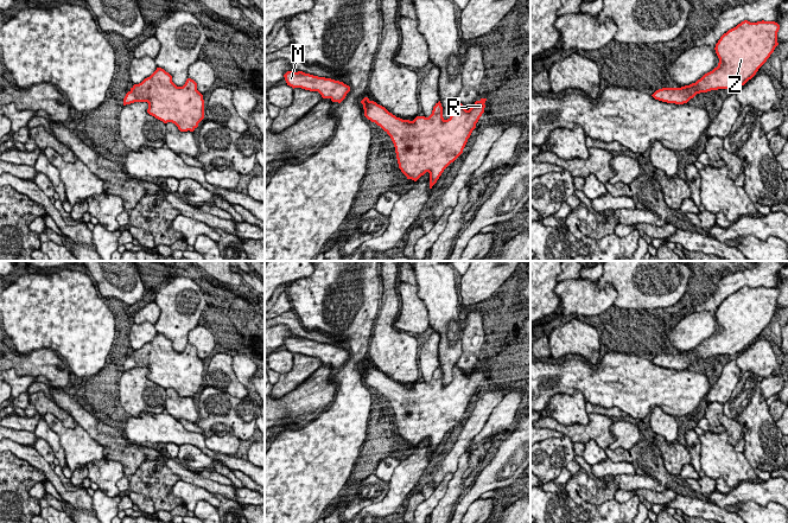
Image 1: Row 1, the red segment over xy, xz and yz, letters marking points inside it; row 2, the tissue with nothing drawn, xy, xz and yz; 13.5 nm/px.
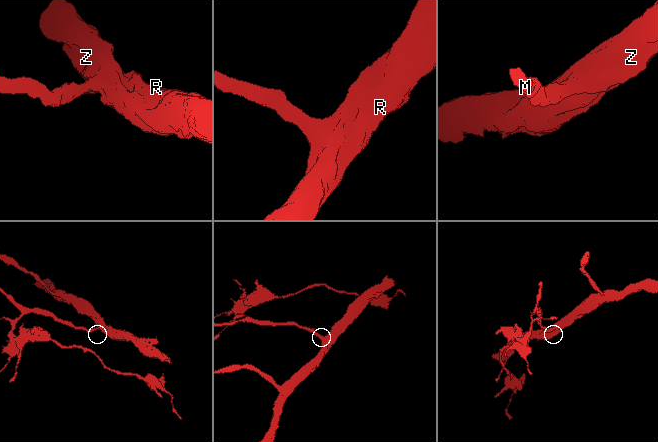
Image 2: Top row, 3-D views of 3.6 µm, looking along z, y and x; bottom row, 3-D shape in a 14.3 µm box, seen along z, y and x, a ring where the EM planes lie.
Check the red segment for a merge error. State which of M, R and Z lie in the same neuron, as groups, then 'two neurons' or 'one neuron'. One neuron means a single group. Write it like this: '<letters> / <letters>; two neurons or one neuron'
M / R Z; two neurons

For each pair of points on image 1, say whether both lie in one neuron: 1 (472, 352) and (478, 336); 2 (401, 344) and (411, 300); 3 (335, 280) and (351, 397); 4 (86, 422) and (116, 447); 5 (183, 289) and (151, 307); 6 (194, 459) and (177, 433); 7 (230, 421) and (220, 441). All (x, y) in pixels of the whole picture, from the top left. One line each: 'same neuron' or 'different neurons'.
1: same neuron
2: different neurons
3: same neuron
4: same neuron
5: different neurons
6: different neurons
7: different neurons

